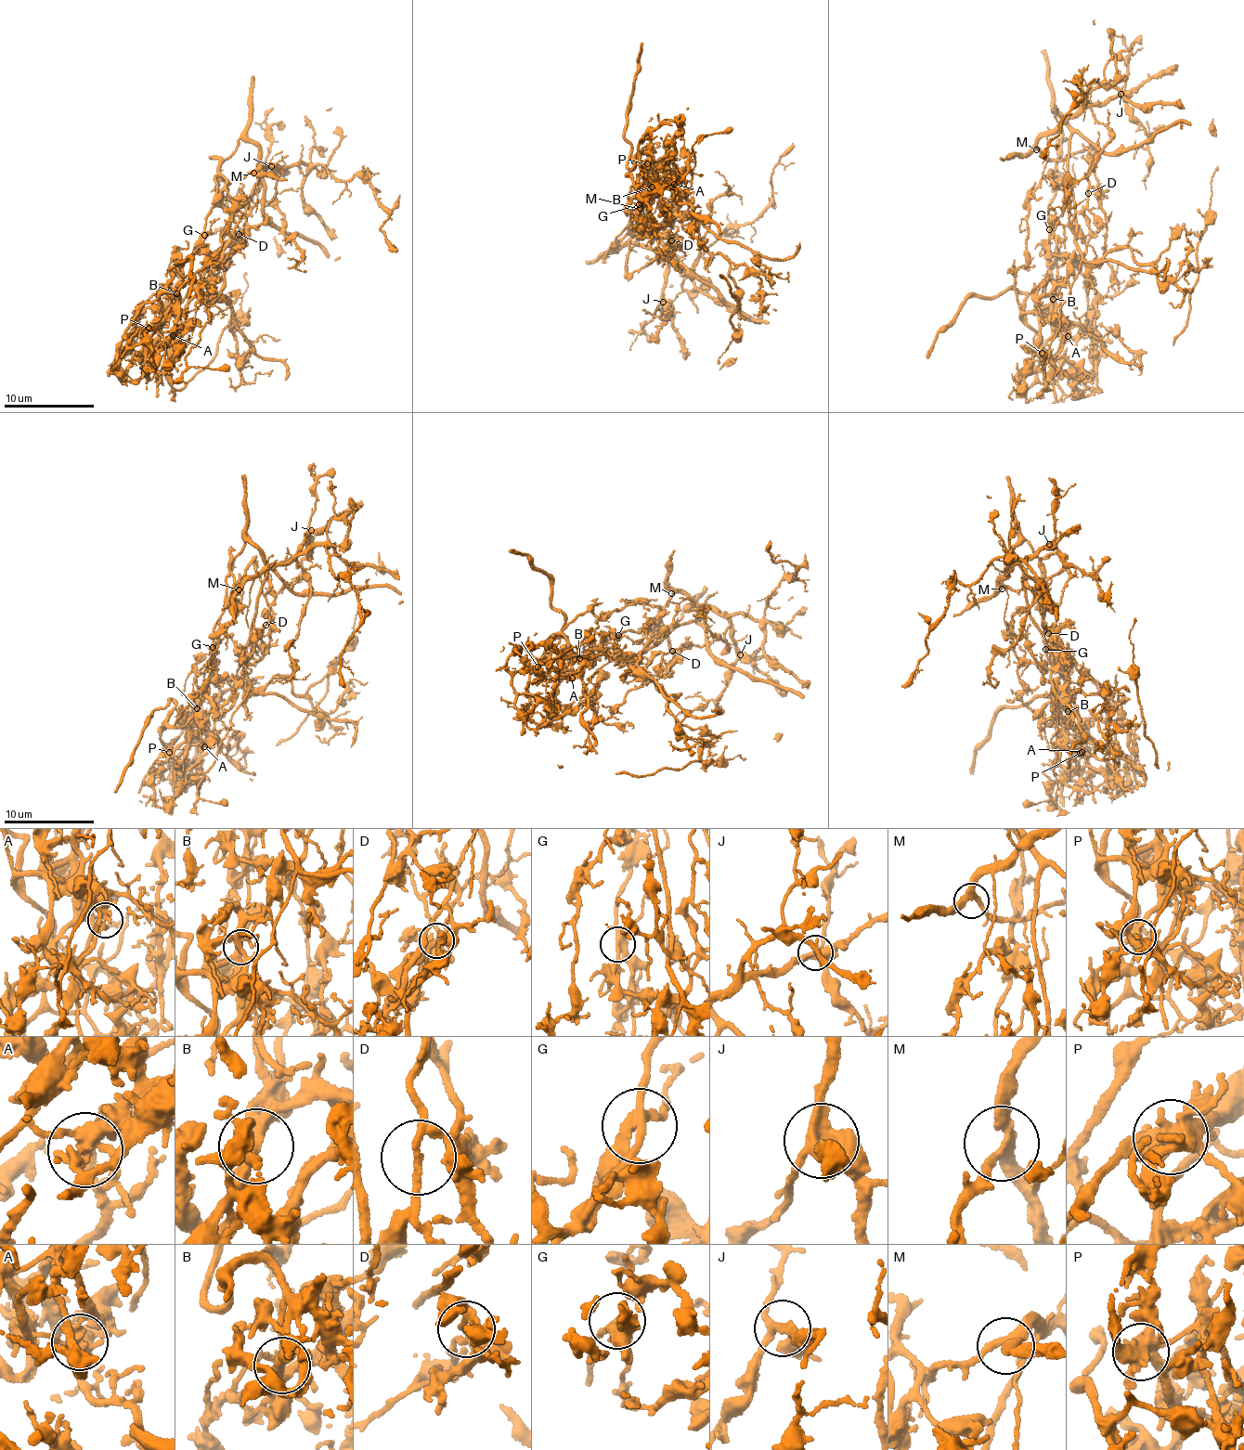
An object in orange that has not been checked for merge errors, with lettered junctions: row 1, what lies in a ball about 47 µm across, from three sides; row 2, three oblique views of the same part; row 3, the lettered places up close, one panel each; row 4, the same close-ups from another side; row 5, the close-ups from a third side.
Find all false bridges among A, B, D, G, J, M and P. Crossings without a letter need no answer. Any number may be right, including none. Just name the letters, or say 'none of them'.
A, B, D, G, P

